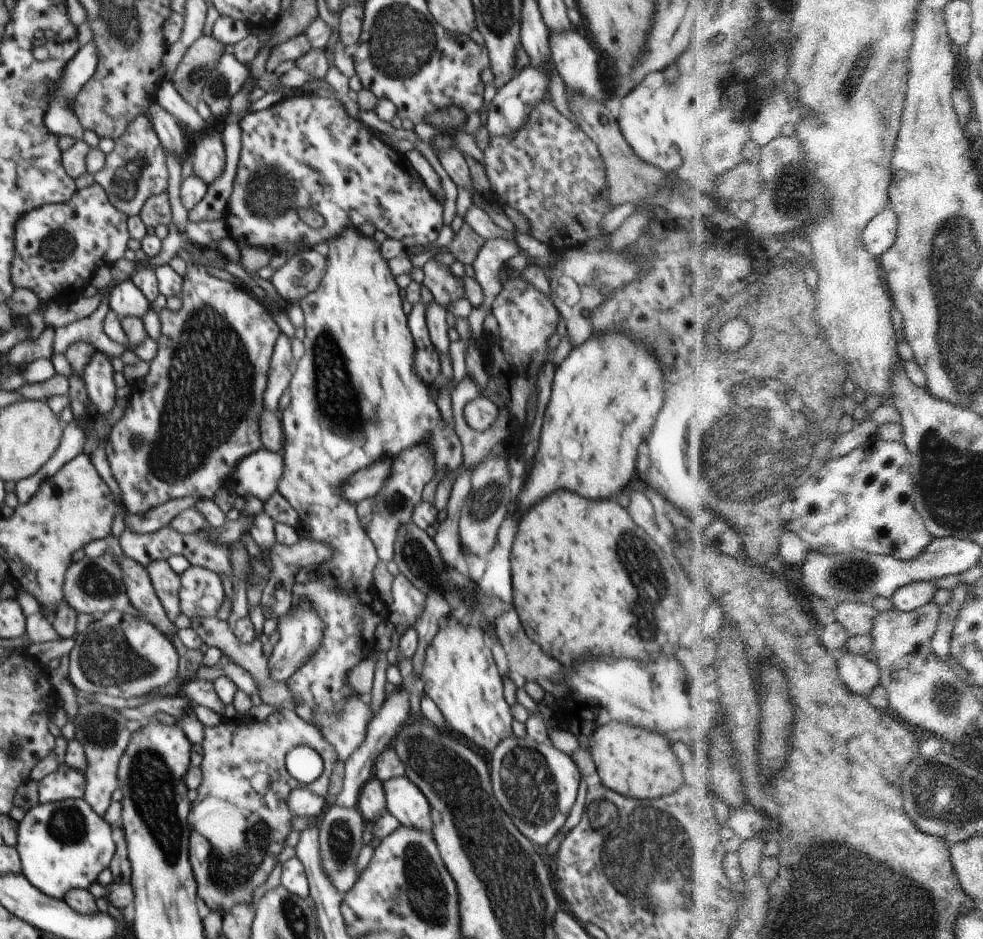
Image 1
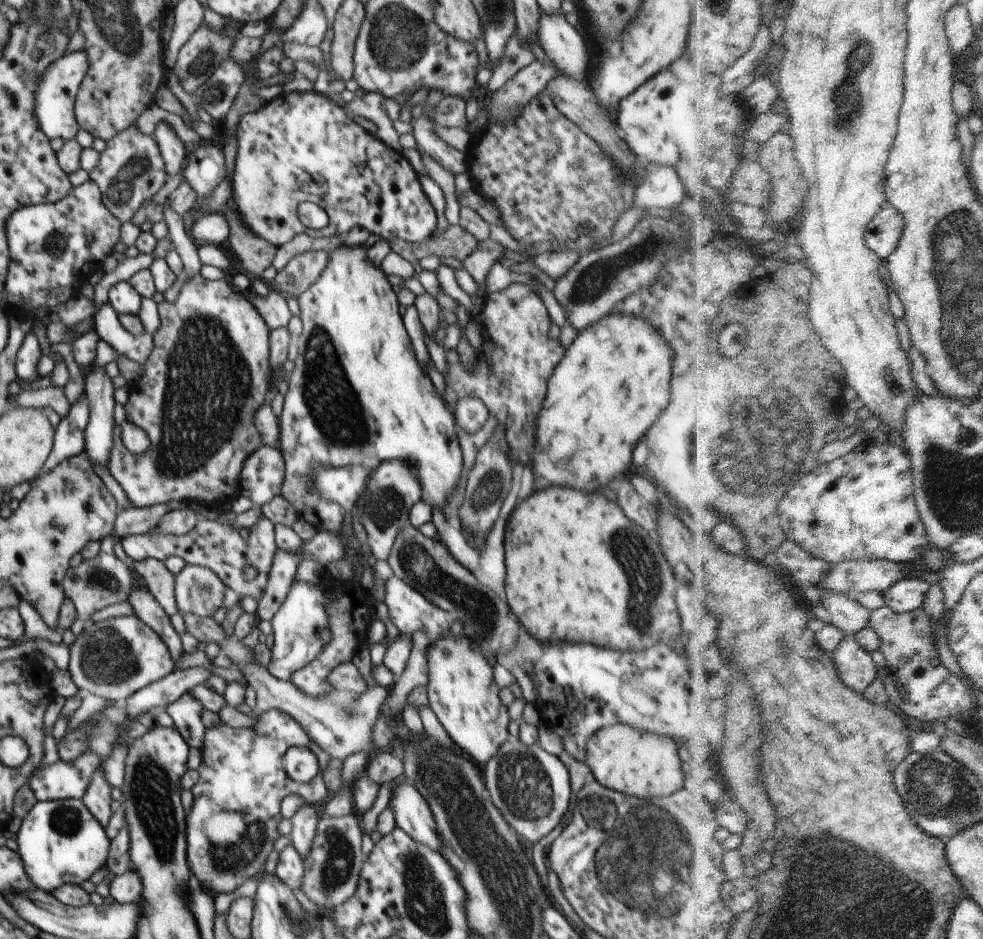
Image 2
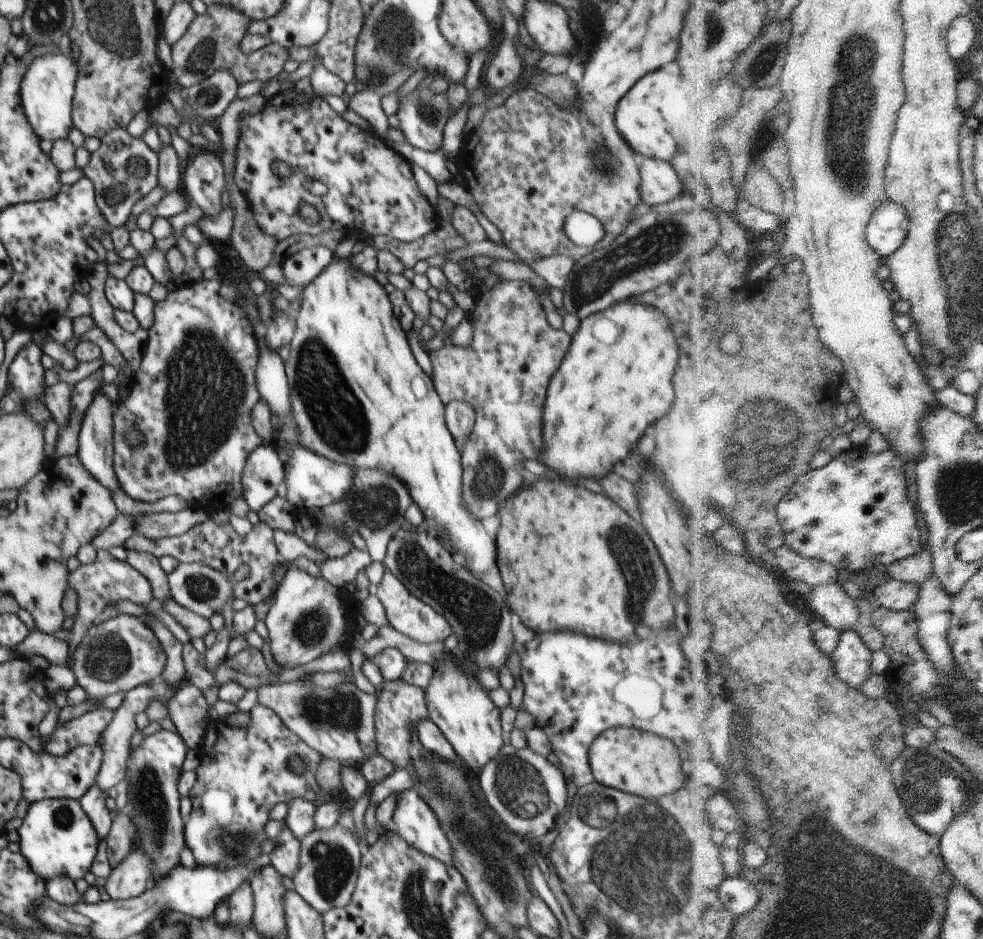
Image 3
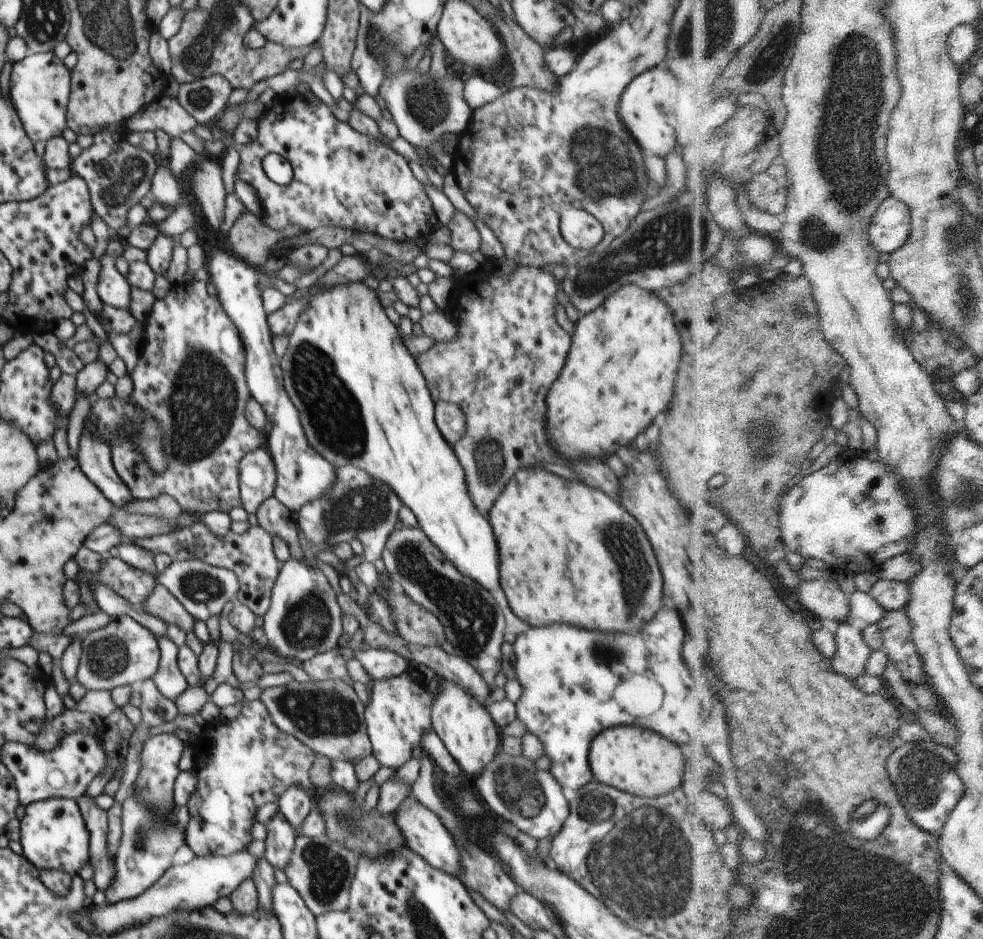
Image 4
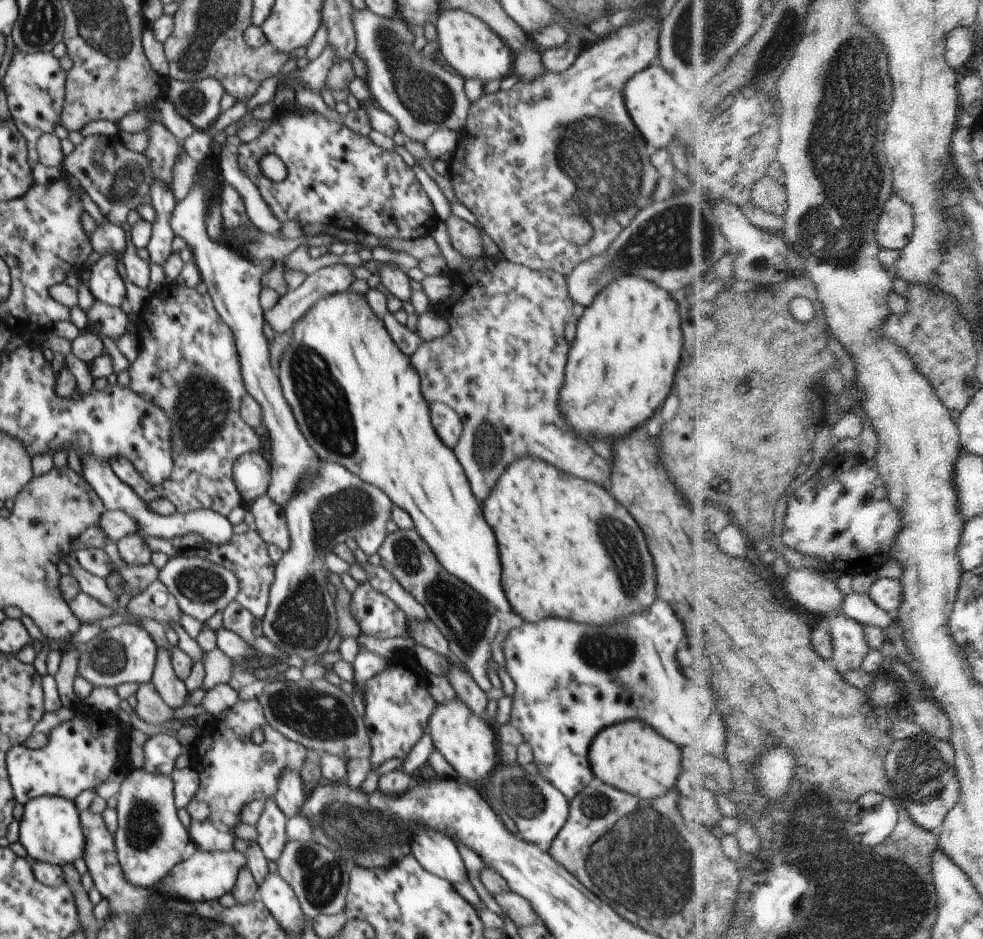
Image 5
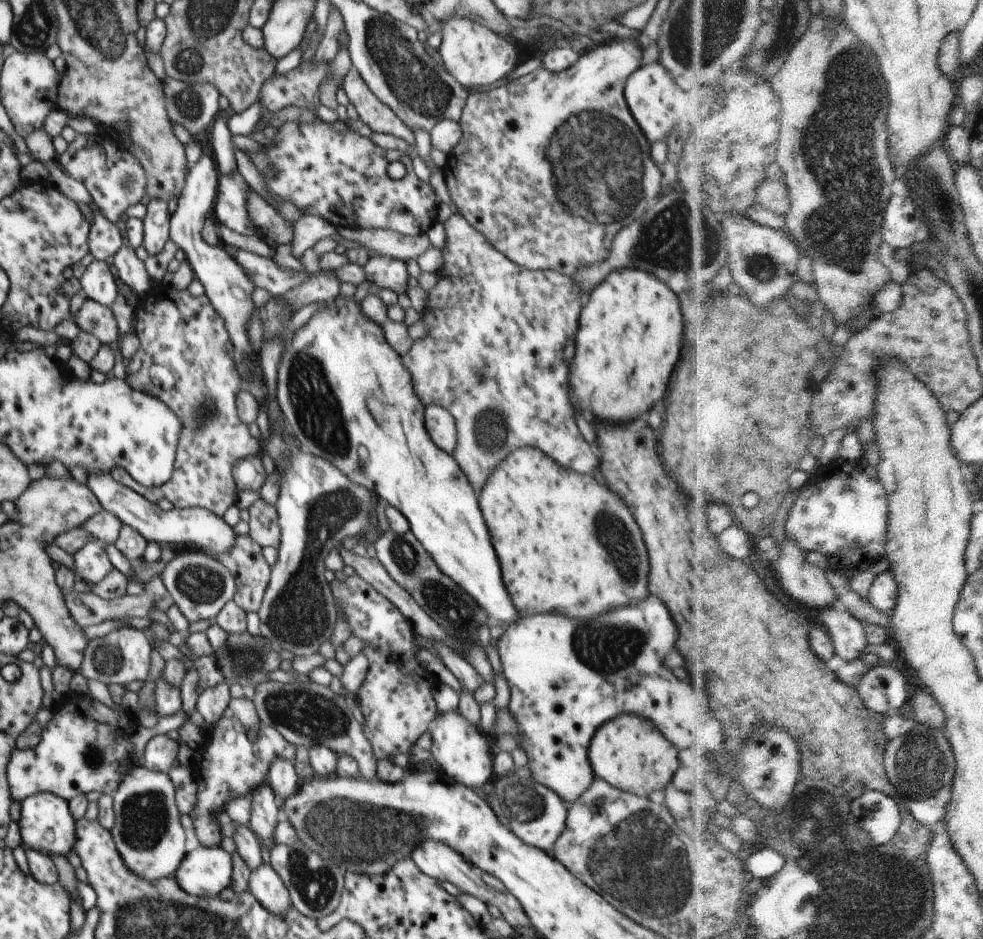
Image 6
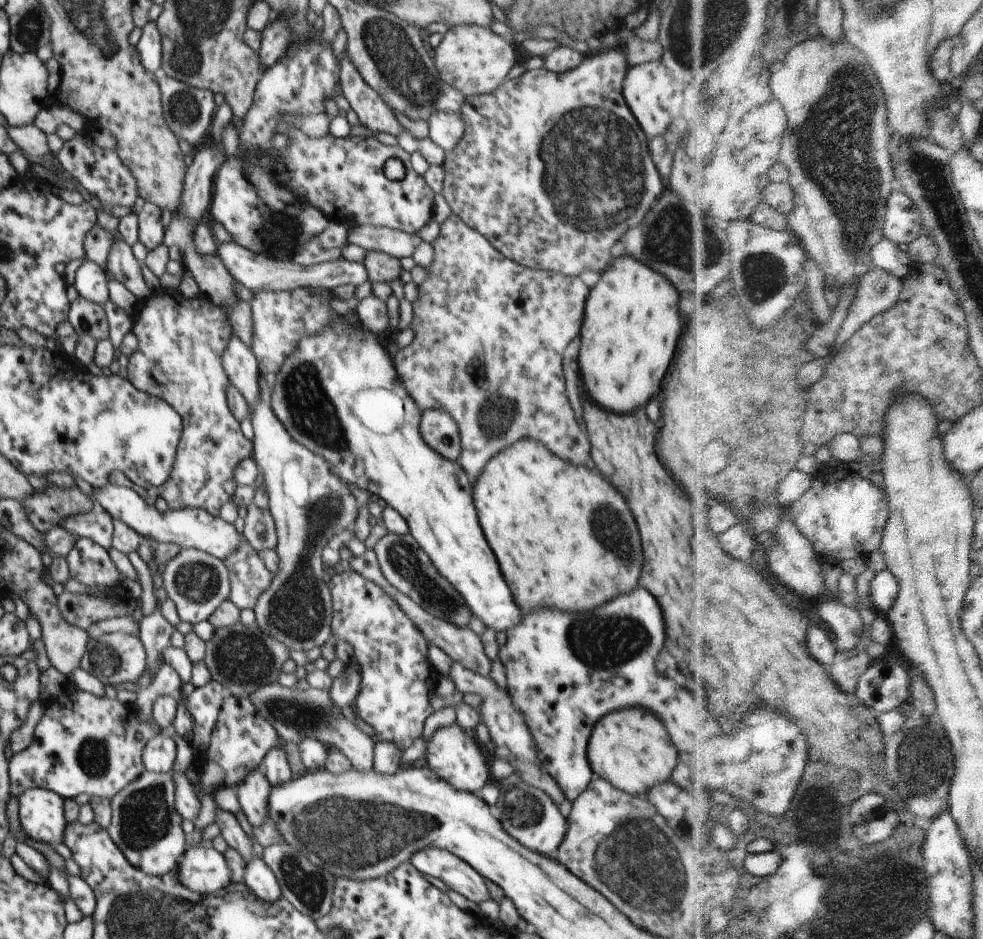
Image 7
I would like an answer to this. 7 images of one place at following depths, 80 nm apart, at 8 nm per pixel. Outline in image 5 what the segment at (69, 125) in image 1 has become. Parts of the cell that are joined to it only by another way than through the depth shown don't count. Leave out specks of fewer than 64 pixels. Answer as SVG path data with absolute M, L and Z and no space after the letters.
M15 50L4 79L4 87L10 118L28 144L36 144L43 134L53 133L54 128L61 124L66 79L67 71L62 69L60 61L52 53L26 54Z

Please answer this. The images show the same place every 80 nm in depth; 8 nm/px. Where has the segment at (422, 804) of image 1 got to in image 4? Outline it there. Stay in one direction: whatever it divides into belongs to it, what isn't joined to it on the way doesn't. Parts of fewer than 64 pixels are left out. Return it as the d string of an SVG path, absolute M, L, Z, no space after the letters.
M410 794L394 814L398 828L404 835L406 846L425 858L438 870L460 876L460 853L457 844L436 813L426 808L413 794Z

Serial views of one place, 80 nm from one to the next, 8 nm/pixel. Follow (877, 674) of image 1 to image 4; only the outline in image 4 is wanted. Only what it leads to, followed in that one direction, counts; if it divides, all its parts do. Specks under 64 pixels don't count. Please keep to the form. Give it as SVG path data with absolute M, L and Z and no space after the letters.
M852 621L842 623L837 630L838 650L833 658L836 672L856 681L866 675L866 664L874 649L866 642L865 631L852 625Z

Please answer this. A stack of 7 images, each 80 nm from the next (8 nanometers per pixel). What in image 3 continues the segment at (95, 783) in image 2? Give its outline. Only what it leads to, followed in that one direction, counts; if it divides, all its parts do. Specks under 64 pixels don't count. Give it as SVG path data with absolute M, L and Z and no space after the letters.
M93 785L84 797L79 799L80 806L88 820L92 822L99 839L104 839L108 835L112 825L111 811L106 807L106 797L106 793Z

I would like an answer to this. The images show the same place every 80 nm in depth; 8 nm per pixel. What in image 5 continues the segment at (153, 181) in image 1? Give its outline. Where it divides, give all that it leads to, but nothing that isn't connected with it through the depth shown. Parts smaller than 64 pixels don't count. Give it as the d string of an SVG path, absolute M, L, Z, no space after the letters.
M118 135L86 137L69 156L65 156L62 169L65 175L79 182L109 223L123 227L128 212L143 204L142 198L150 192L154 181L149 158L128 149Z

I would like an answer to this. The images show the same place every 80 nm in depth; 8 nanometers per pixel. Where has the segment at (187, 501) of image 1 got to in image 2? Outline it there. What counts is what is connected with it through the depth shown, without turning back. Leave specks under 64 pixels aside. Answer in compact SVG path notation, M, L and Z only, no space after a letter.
M168 503L154 505L152 507L143 507L118 510L114 529L114 534L118 540L124 536L142 535L152 533L152 530L158 526L158 522L171 512Z

